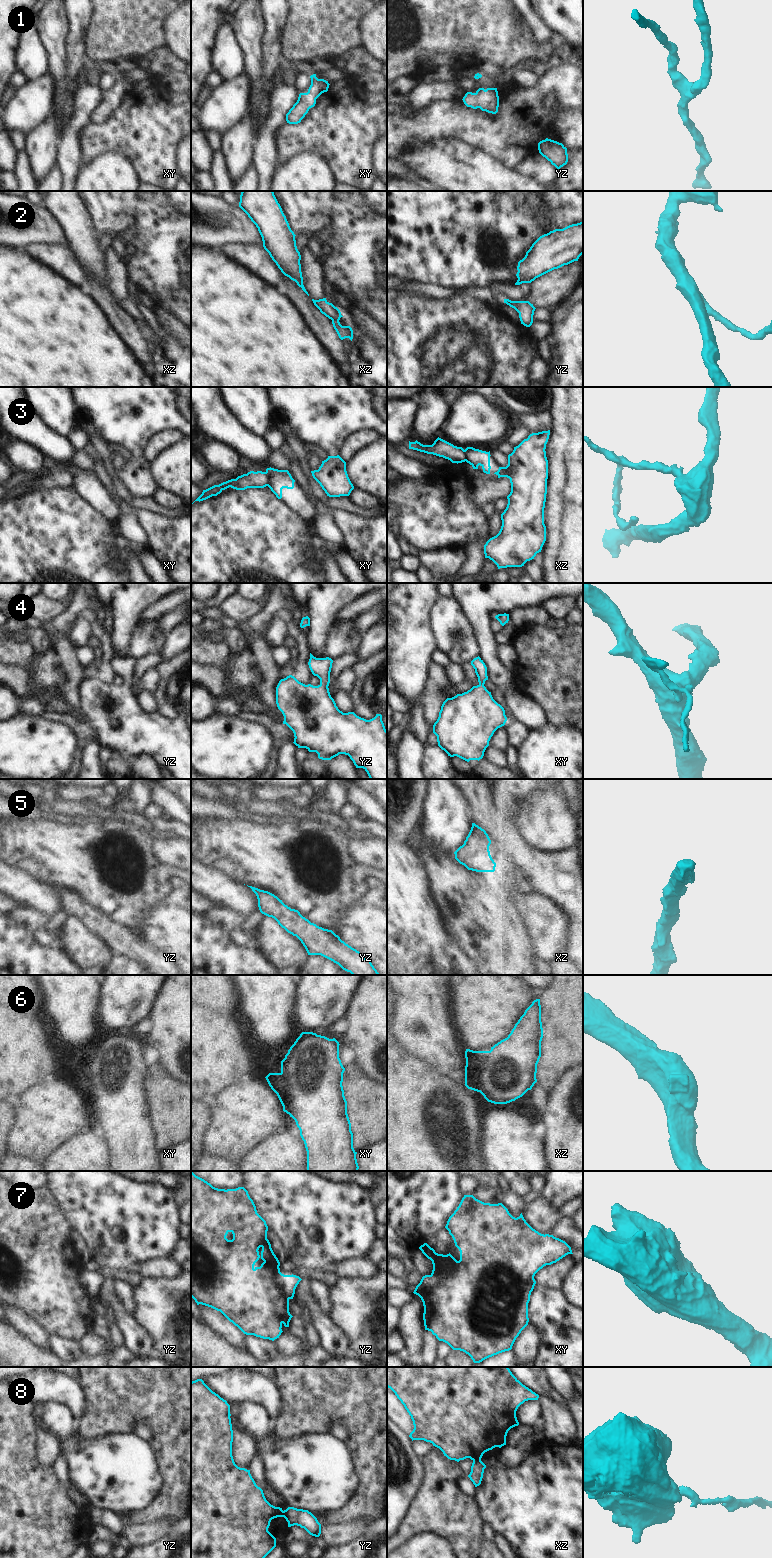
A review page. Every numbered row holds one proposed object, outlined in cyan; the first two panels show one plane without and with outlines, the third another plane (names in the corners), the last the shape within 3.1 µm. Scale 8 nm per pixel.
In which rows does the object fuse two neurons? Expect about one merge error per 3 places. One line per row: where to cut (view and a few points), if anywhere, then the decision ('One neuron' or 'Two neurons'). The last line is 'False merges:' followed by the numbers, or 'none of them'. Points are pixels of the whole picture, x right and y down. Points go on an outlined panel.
1: No split. One neuron
2: No split. One neuron
3: Split along xy (265, 472), (268, 477), (268, 485). Two neurons
4: No split. One neuron
5: No split. One neuron
6: No split. One neuron
7: Split along xy (435, 1275), (437, 1282), (430, 1289), (425, 1289), (419, 1296). Two neurons
8: Split along xz (473, 1459), (480, 1460). Two neurons
False merges: 3, 7, 8.

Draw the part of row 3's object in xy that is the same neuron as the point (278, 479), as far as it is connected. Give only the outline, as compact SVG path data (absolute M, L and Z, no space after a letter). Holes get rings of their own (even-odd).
M267 468L266 473L269 477L268 487L276 495L278 499L282 498L282 489L293 489L295 480L292 478L288 470L278 470Z

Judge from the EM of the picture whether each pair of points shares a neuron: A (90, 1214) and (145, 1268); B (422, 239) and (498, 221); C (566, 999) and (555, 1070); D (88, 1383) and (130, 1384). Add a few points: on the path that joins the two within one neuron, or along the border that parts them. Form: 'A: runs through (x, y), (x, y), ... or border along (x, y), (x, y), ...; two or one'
A: border along (164, 1257), (150, 1258), (141, 1263); two
B: runs through (441, 225), (444, 222), (479, 221); one
C: runs through (566, 1017), (566, 1042), (559, 1052); one
D: runs through (98, 1383), (120, 1383); one

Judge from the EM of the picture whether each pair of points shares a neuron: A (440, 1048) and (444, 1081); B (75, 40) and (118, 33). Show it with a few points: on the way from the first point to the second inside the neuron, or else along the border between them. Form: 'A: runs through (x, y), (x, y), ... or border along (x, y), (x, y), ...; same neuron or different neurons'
A: border along (417, 1055), (437, 1069); different neurons
B: border along (91, 17), (84, 37), (84, 53); different neurons

